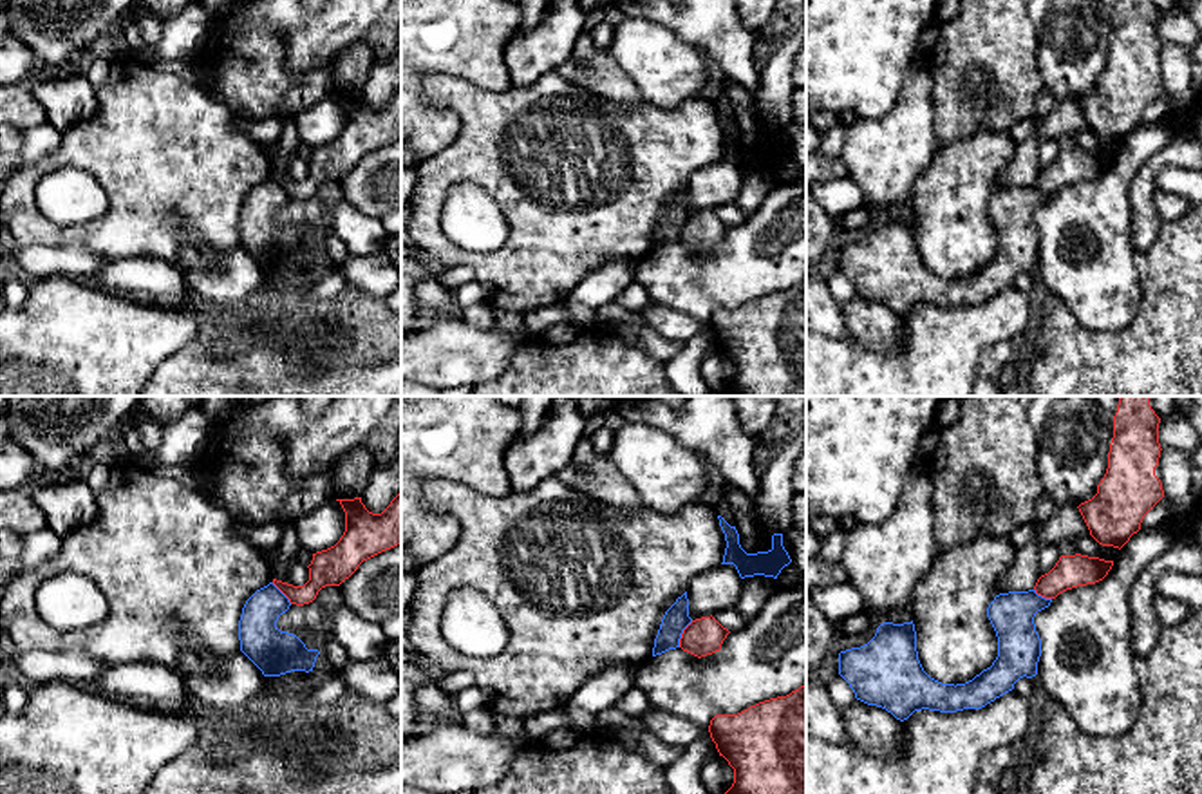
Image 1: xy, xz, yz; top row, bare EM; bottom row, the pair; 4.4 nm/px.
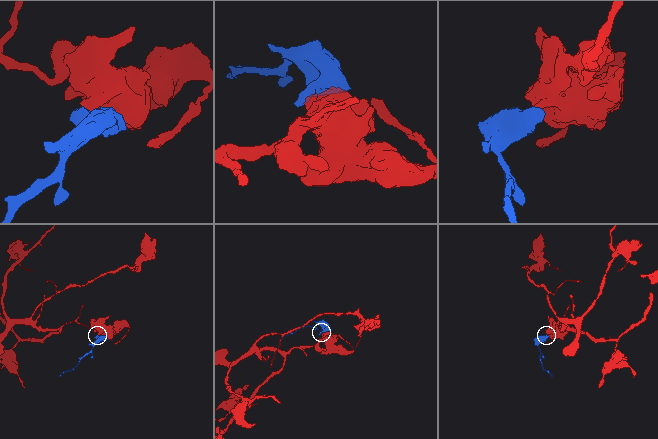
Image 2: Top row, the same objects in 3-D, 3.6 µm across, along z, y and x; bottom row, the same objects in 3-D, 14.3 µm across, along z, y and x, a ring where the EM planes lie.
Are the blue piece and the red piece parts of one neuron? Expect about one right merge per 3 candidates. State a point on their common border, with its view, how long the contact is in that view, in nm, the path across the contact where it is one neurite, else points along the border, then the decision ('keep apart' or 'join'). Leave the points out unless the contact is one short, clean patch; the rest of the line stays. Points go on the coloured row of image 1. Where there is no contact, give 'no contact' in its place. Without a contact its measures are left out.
meets blue in xz at (682, 632); contact 140 nm long; border along xz (693, 621), (684, 630), (678, 646); keep apart

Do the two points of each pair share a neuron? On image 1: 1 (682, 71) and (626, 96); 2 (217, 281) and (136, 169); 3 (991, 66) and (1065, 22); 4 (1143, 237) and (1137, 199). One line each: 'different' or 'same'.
1: different
2: different
3: different
4: same

